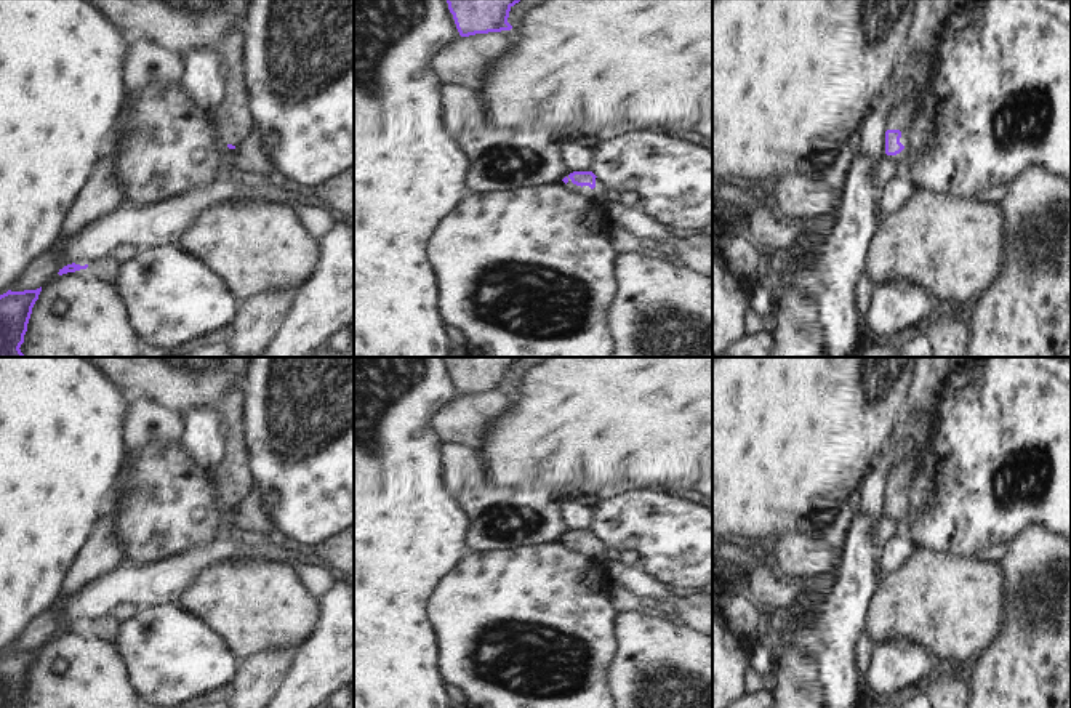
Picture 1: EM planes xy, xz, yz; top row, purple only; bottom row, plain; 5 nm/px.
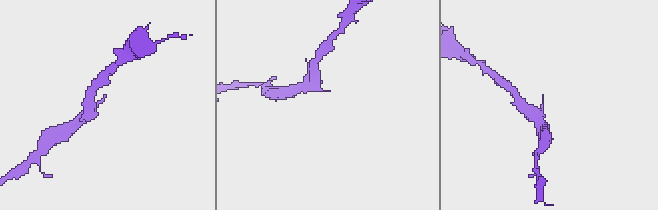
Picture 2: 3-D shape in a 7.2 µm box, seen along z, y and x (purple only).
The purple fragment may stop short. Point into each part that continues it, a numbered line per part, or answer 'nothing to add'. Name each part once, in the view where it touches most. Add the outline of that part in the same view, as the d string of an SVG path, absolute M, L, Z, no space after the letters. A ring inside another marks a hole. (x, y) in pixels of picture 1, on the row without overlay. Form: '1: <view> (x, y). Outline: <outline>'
1: xz (597, 551). Outline: M567 533L568 537L568 533ZM568 537L568 541L567 545L572 548L572 549L576 549L580 553L584 553L586 556L591 556L594 559L605 559L605 549L607 549L607 543L600 538L600 537L596 537L596 546L591 548L589 545L576 545L572 541L572 538Z

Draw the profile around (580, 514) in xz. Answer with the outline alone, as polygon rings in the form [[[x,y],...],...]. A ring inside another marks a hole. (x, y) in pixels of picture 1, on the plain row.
[[[573,497],[562,500],[562,514],[567,522],[567,533],[591,530],[596,519],[594,503]]]

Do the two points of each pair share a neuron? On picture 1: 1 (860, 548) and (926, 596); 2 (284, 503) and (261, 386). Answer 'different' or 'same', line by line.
1: different
2: same

